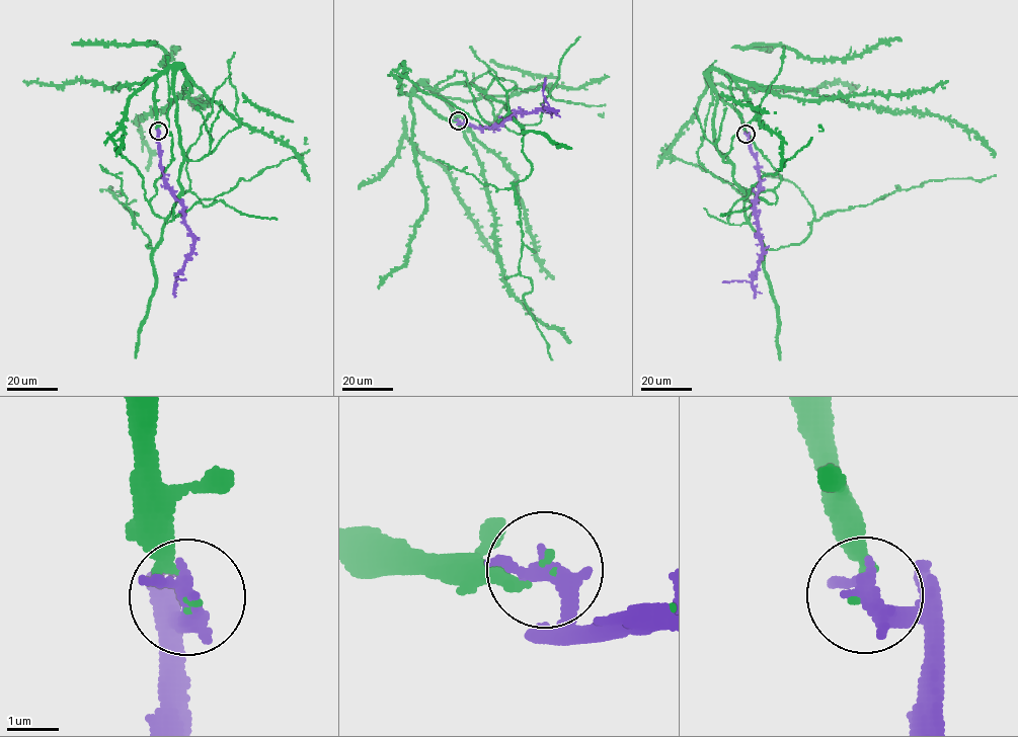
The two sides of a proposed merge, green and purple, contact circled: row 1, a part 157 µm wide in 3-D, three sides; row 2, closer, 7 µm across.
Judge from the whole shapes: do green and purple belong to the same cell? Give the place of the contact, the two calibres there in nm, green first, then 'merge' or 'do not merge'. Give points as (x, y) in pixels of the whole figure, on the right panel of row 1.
place (746, 134); calibres 130 and 440 nm; merge

